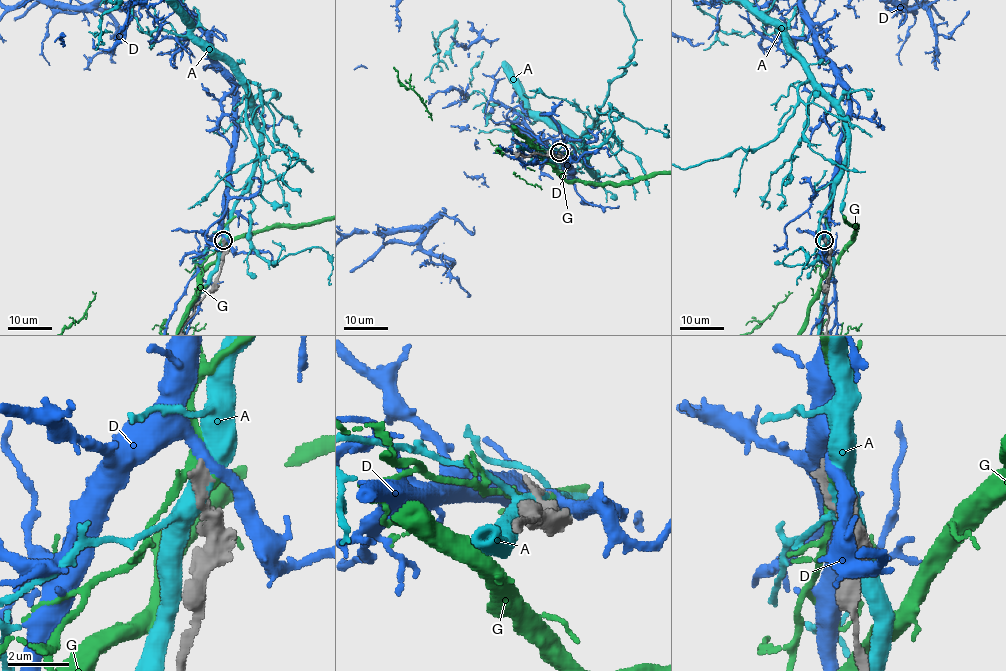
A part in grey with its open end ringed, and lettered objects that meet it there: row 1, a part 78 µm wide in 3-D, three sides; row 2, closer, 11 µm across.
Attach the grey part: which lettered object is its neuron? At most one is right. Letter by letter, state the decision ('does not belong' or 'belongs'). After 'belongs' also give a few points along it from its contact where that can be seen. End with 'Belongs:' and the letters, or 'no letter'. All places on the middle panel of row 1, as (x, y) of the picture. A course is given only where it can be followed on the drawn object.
A: does not belong
D: does not belong
G: does not belong
Belongs: no letter

